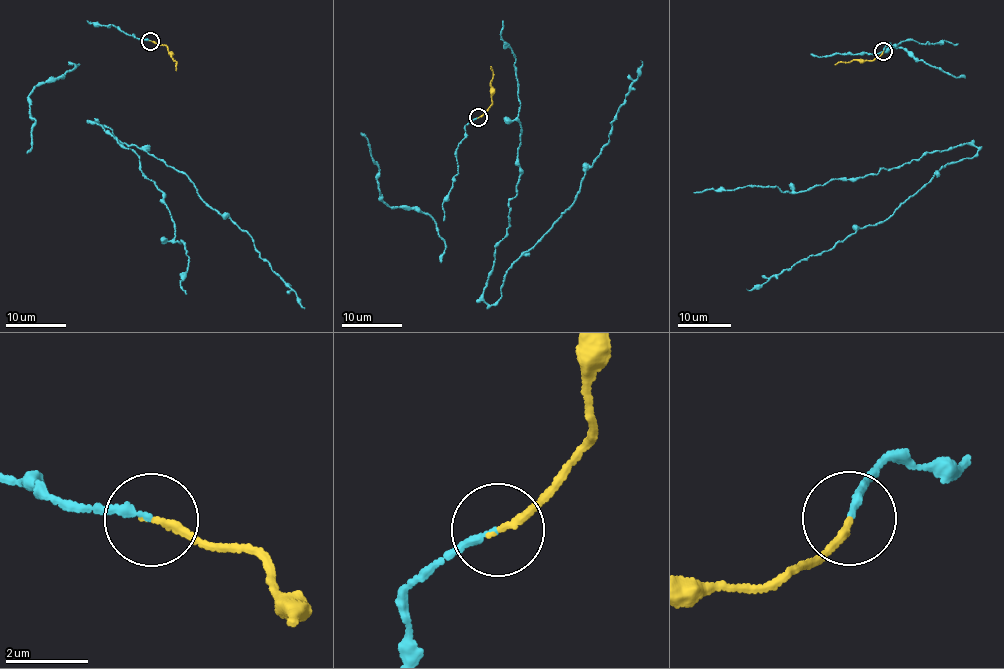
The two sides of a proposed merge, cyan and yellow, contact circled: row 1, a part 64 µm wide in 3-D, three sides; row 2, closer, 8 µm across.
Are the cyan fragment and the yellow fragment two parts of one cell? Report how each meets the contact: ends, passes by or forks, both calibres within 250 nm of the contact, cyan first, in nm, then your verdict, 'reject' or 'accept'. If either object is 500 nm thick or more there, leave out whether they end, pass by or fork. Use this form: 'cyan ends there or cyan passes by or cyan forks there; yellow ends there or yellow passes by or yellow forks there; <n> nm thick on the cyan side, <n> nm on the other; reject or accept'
cyan ends there; yellow ends there; 170 nm thick on the cyan side, 170 nm on the other; accept

